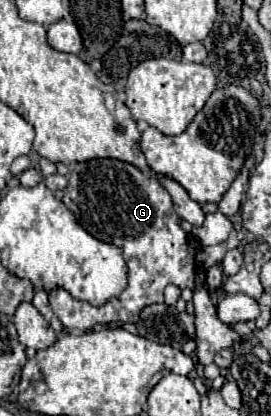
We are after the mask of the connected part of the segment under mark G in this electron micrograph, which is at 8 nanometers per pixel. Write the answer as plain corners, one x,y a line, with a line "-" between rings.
111,158
75,162
71,164
69,186
65,188
63,202
89,234
93,234
97,240
119,246
129,268
127,288
117,298
109,300
99,308
71,298
65,290
49,292
49,304
53,308
53,314
61,320
65,328
85,332
91,330
95,324
107,324
115,320
135,322
141,308
163,302
163,290
167,284
193,288
194,246
199,246
199,243
191,233
181,230
171,194
155,176
141,172
129,162

